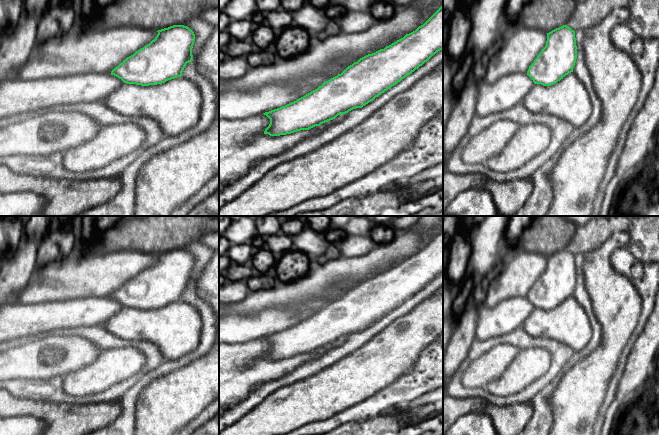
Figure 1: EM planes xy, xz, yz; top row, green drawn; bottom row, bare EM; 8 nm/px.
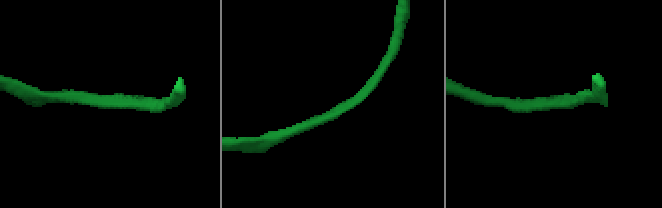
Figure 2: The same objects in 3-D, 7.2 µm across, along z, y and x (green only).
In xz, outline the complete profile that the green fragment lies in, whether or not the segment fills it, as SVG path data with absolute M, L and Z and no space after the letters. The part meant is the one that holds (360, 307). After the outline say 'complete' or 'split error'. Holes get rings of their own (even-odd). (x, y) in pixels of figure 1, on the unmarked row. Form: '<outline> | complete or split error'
M443 229L415 255L406 258L384 273L368 278L348 290L341 298L324 306L317 313L280 332L263 337L270 343L264 358L280 360L335 343L340 338L362 332L376 321L410 299L443 273Z | complete

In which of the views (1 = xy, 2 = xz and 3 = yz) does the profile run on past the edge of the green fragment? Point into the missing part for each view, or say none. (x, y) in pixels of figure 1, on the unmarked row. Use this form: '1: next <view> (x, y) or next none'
1: next none
2: next none
3: next none

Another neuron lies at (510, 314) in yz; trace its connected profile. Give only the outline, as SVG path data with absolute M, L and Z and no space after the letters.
M514 296L496 306L486 306L483 303L478 310L476 337L485 341L509 334L522 327L533 310L534 306L527 296Z

